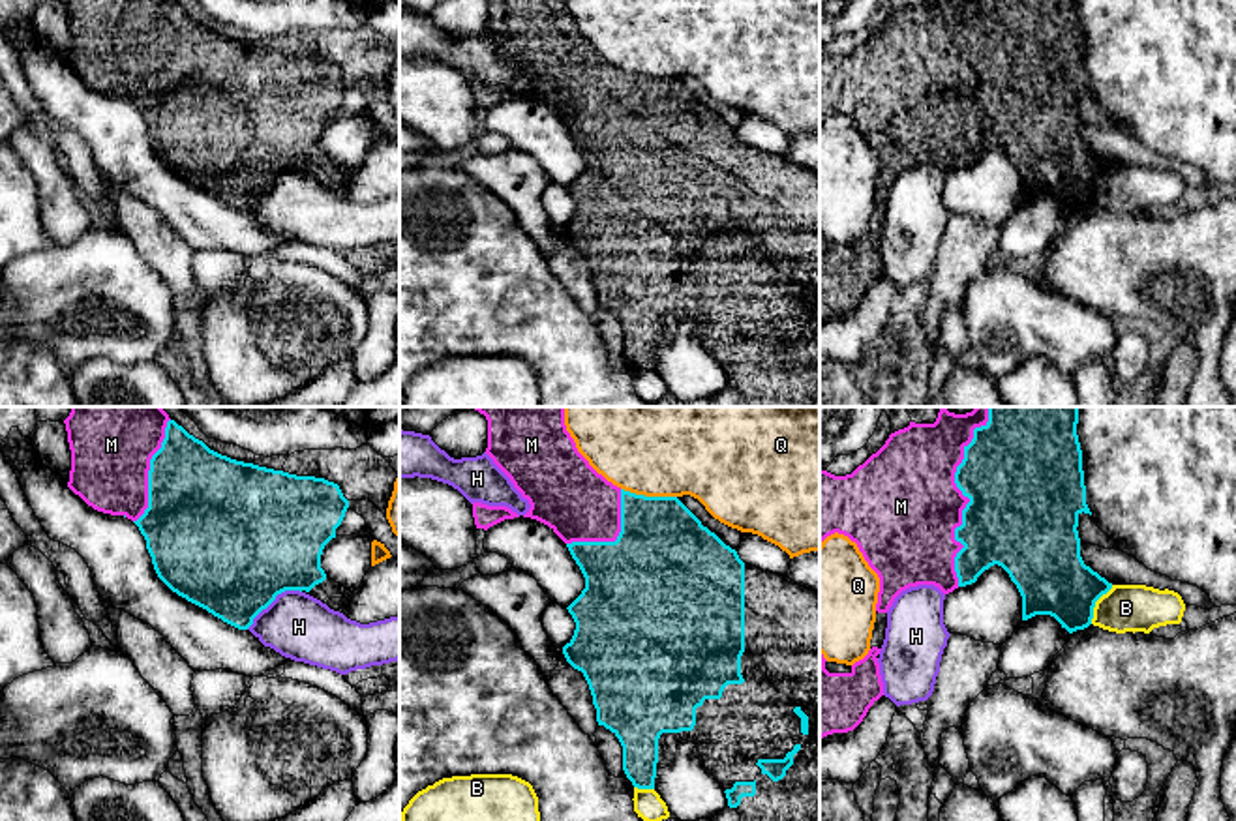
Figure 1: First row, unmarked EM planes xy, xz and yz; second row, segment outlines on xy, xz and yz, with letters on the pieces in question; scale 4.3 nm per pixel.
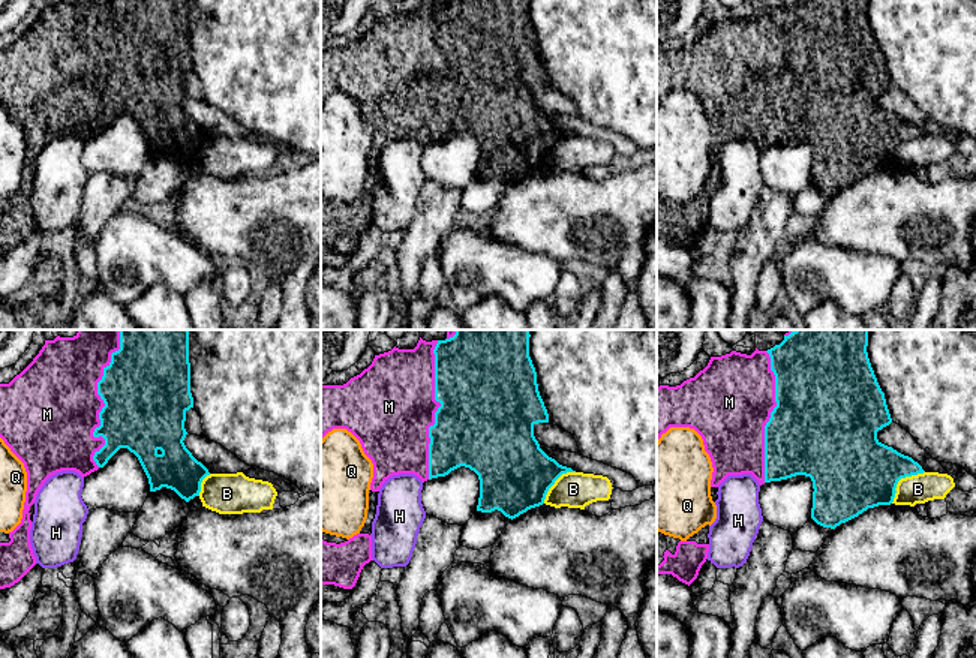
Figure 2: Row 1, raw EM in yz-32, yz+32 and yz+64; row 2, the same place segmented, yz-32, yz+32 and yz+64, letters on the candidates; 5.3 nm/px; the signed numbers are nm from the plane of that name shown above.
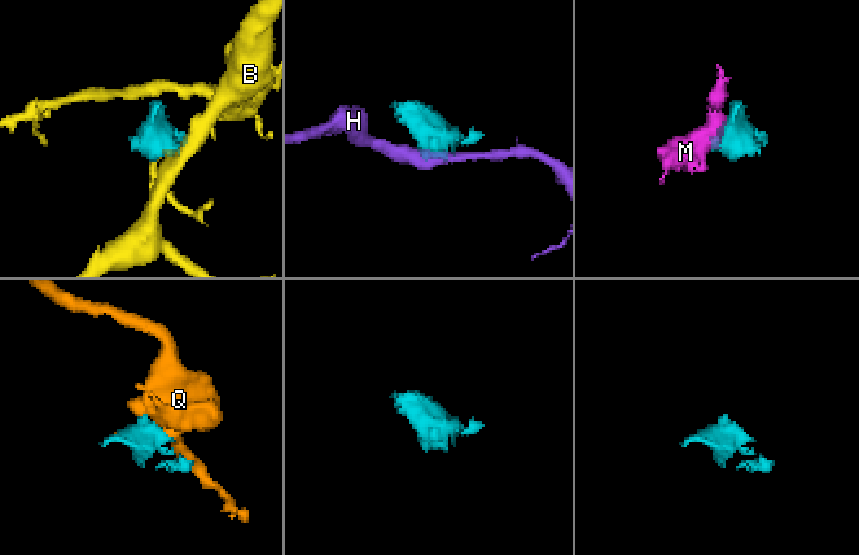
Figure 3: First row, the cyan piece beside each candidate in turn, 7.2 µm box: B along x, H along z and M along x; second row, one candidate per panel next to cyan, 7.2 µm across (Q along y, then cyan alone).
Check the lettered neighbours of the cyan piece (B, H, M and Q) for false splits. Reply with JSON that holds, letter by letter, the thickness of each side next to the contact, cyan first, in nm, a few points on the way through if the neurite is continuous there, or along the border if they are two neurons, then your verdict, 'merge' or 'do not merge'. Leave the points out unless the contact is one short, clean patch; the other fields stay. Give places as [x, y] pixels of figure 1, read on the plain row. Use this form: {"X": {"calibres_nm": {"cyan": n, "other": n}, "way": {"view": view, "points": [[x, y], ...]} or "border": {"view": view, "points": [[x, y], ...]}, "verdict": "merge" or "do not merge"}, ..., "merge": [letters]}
{"B": {"calibres_nm": {"cyan": 300, "other": 200}, "verdict": "do not merge"}, "H": {"calibres_nm": {"cyan": 500, "other": 280}, "verdict": "do not merge"}, "M": {"calibres_nm": {"cyan": 500, "other": 420}, "verdict": "merge"}, "Q": {"calibres_nm": {"cyan": 420, "other": 340}, "border": {"view": "xz", "points": [[621, 68], [633, 74], [676, 77]]}, "verdict": "do not merge"}, "merge": ["M"]}

